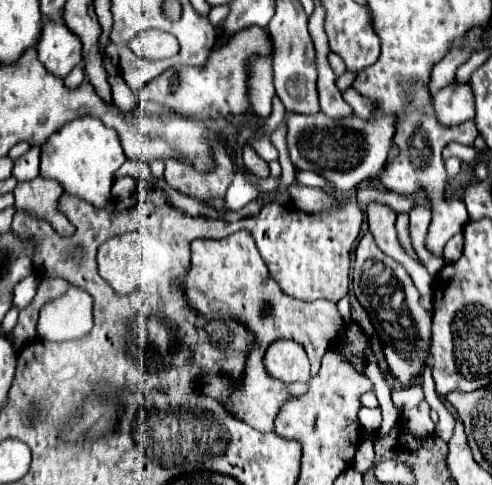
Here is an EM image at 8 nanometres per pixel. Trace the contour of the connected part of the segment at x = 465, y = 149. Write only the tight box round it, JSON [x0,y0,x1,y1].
[442,142,476,164]

